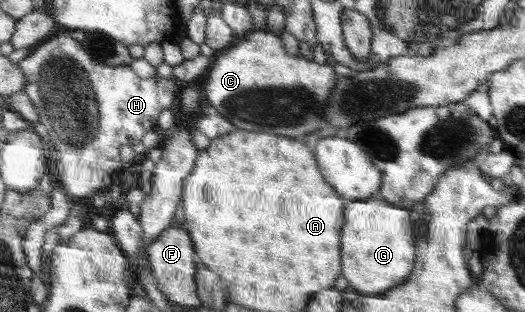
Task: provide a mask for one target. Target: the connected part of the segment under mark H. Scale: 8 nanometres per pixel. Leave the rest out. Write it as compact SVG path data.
M68 32L48 37L35 46L18 66L25 77L23 91L31 98L39 112L39 123L47 129L46 142L51 139L59 160L55 164L54 185L63 188L74 200L99 198L107 193L113 172L124 168L119 157L121 145L133 146L141 142L148 131L157 126L158 115L168 108L179 93L181 85L175 80L151 77L139 78L129 66L109 67L97 63L81 42L69 37Z

